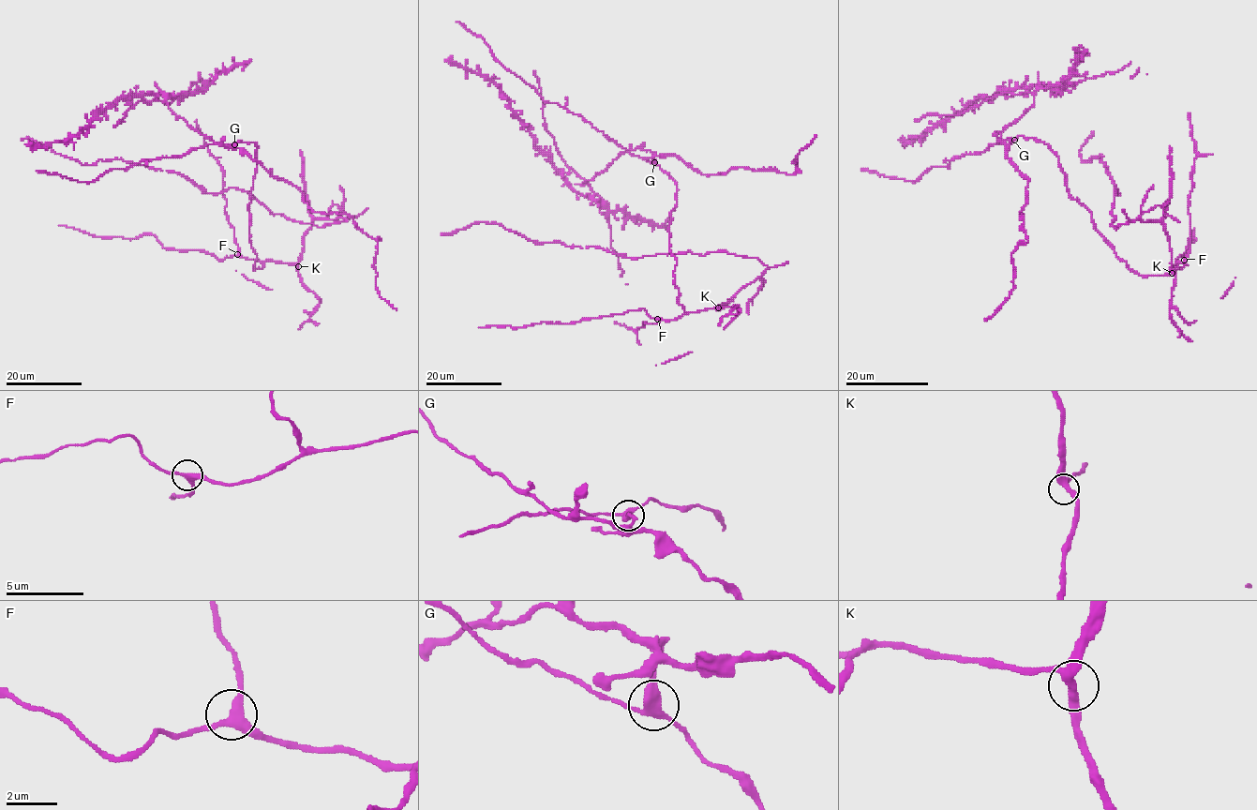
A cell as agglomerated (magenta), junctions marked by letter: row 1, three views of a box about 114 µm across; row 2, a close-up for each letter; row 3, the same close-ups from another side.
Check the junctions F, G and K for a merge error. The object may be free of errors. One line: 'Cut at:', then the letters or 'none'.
Cut at: G

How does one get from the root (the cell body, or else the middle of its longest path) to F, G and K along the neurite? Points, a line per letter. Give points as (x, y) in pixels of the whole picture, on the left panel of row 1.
F: (254, 262), (254, 270), (261, 268), (264, 262), (241, 258), (237, 254)
G: (254, 262), (256, 253), (249, 239), (248, 203), (256, 169), (257, 146), (241, 141), (234, 144)
K: (254, 262), (254, 270), (261, 268), (266, 261), (298, 266)

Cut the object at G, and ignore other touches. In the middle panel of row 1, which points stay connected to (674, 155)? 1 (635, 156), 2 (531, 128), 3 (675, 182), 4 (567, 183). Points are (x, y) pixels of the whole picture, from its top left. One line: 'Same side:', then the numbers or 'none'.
Same side: none

